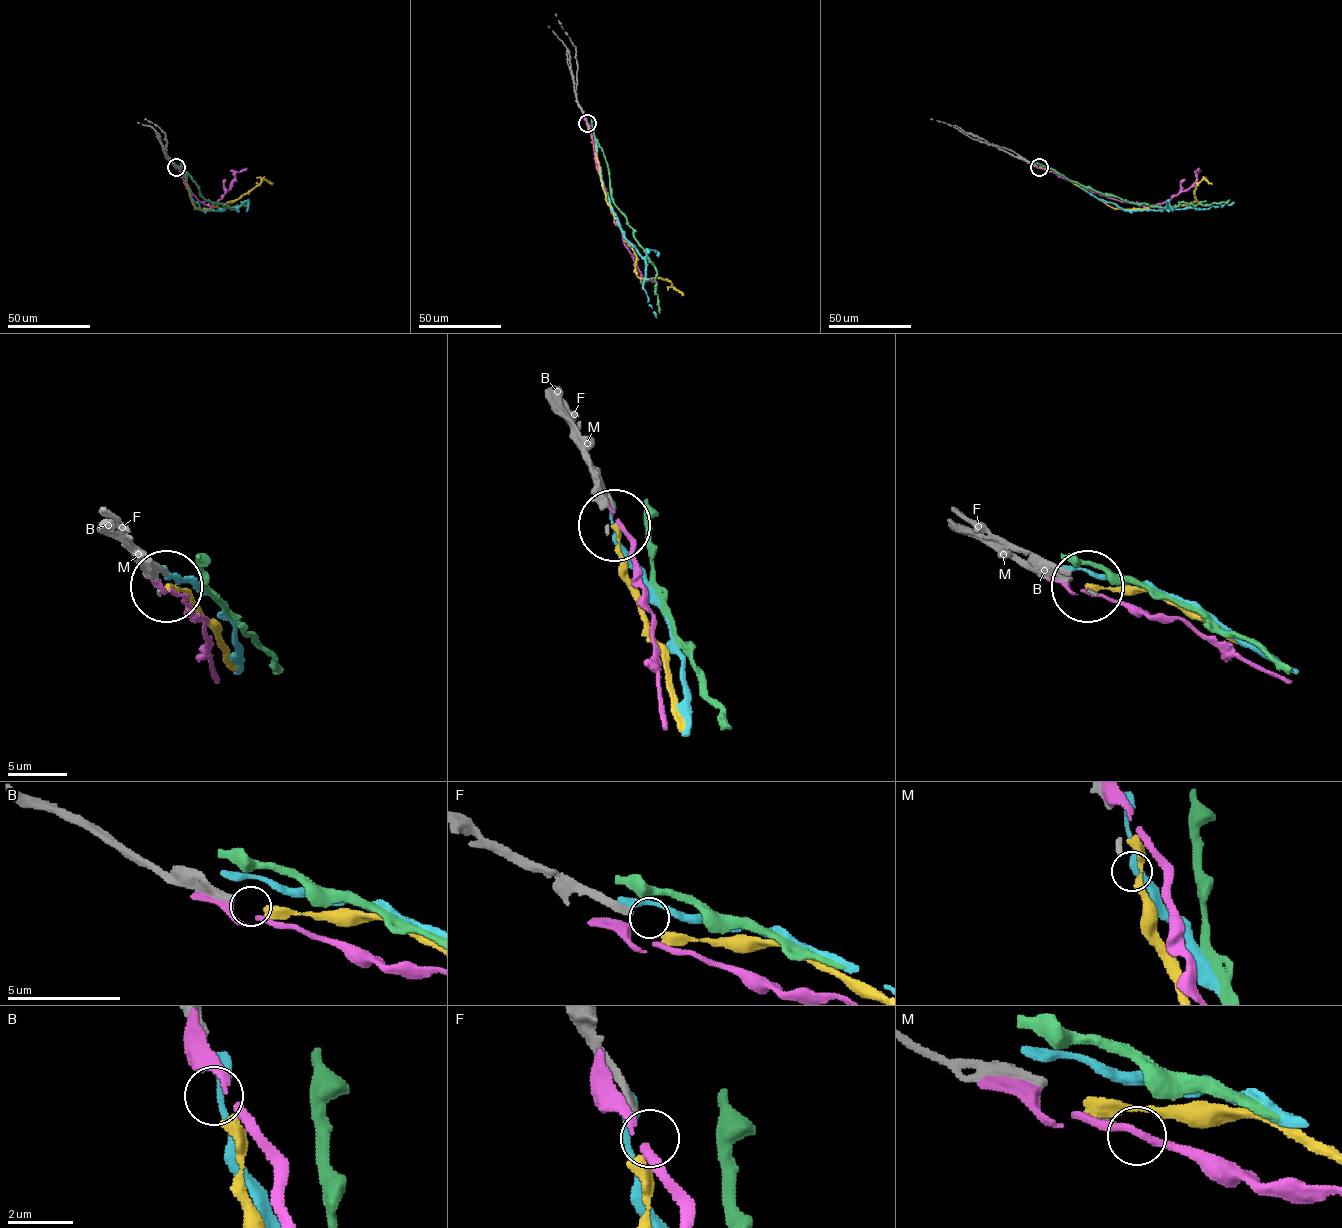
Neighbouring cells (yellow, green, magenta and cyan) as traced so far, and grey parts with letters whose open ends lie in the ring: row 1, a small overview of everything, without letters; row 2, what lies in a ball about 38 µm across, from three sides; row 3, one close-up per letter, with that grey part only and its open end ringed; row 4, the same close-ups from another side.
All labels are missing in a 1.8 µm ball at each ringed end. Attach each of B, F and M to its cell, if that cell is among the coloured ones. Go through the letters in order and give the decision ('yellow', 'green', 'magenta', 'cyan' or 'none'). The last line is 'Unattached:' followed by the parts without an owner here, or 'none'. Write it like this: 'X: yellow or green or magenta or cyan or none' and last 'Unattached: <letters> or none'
B: yellow
F: none
M: none
Unattached: F, M

